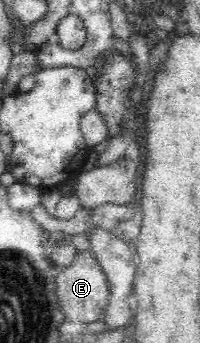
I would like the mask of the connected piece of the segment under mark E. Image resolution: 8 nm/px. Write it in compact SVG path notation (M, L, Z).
M78 251L73 262L54 277L56 297L64 314L64 322L87 325L102 320L110 290L105 273L91 251Z

